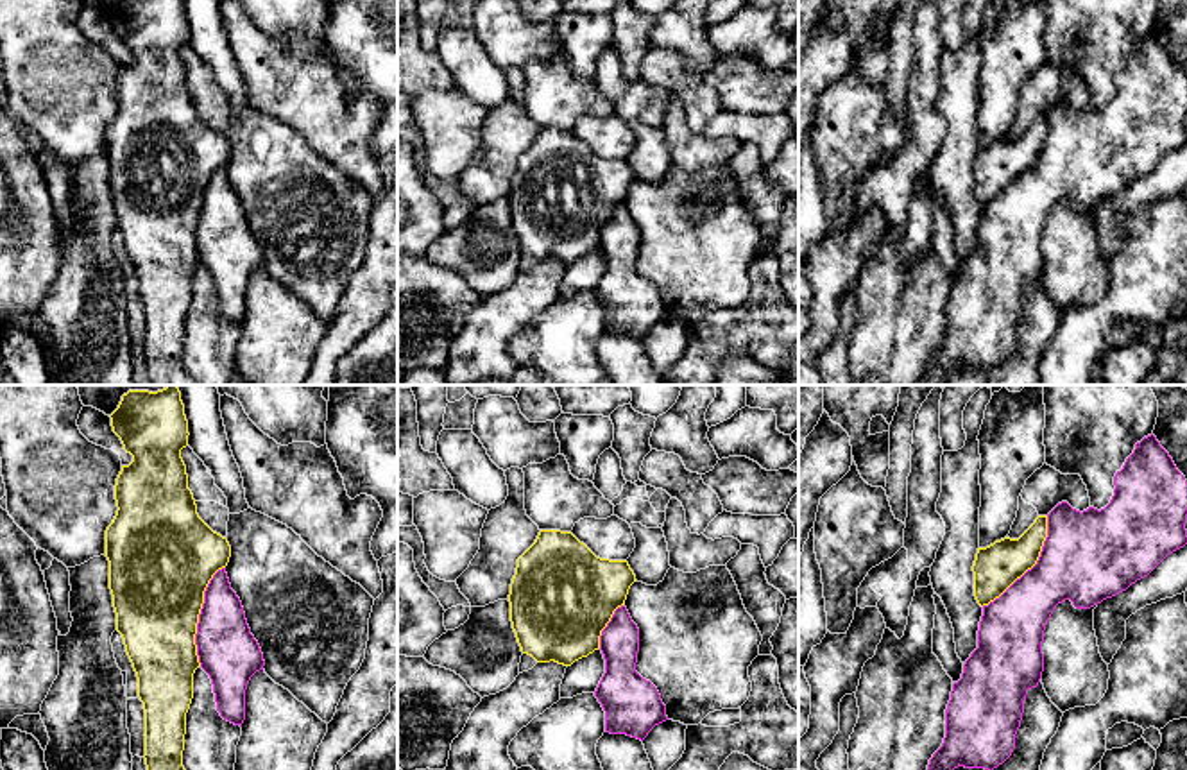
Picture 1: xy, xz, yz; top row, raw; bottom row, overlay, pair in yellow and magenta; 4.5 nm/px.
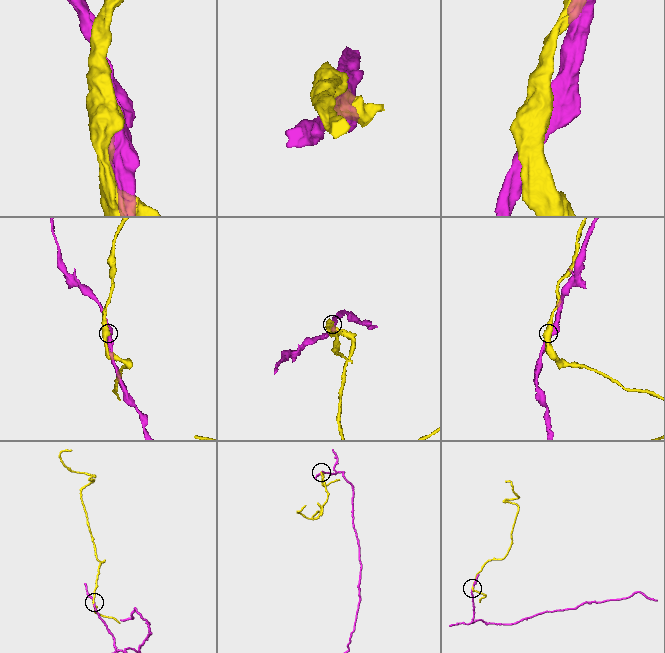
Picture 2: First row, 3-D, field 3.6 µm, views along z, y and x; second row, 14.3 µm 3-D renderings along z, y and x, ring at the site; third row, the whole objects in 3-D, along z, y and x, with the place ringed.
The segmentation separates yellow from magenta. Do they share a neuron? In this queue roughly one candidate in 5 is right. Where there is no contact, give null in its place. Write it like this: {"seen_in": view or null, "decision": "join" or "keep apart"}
{"seen_in": "xy", "decision": "keep apart"}

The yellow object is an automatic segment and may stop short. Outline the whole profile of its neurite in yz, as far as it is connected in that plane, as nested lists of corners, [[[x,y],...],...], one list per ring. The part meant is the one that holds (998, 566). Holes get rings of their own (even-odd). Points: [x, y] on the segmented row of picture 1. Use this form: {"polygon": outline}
{"polygon": [[[1038,516],[1019,539],[1004,537],[986,548],[978,548],[972,571],[974,596],[981,607],[999,598],[1037,564],[1046,537],[1047,516]]]}

